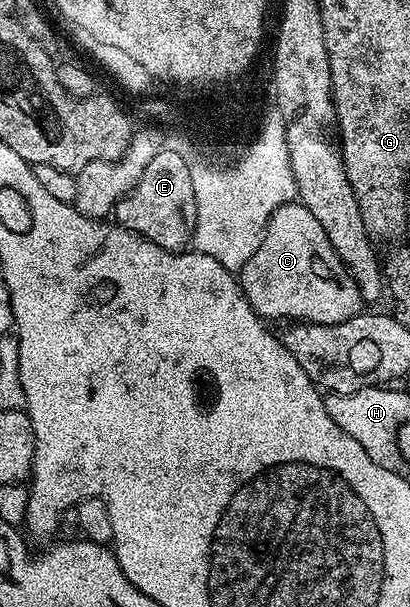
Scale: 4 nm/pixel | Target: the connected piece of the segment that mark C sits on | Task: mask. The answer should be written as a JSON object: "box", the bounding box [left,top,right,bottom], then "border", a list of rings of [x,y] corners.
{"box":[237,203,365,325],"border":[[[300,203],[277,207],[267,221],[261,239],[261,247],[238,270],[237,280],[243,287],[243,293],[260,317],[282,323],[306,323],[309,325],[336,325],[353,319],[364,308],[365,302],[345,263],[329,243],[329,238],[312,212]]]}

